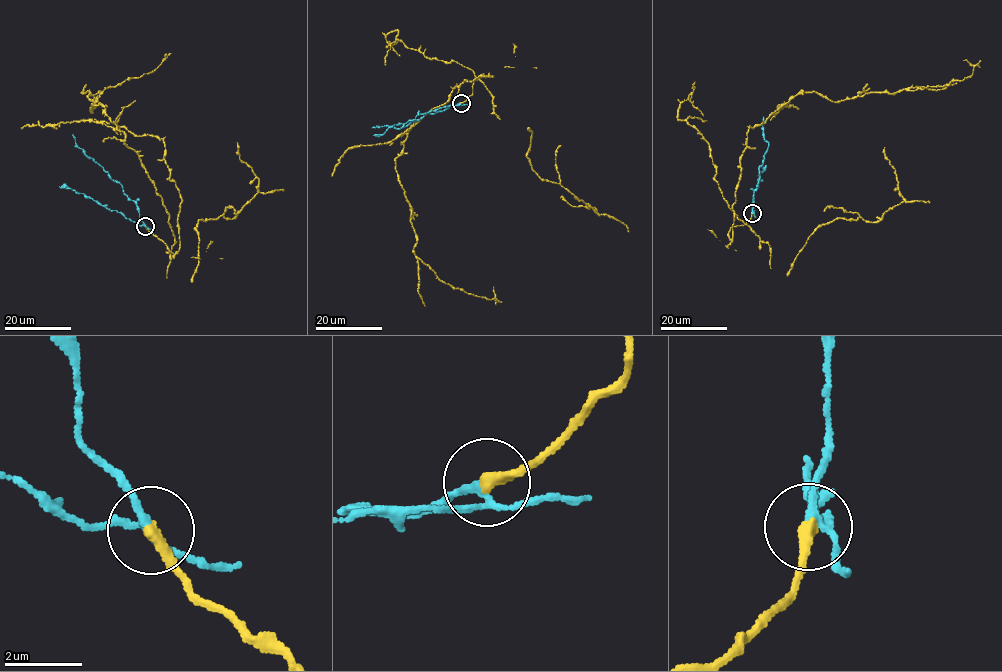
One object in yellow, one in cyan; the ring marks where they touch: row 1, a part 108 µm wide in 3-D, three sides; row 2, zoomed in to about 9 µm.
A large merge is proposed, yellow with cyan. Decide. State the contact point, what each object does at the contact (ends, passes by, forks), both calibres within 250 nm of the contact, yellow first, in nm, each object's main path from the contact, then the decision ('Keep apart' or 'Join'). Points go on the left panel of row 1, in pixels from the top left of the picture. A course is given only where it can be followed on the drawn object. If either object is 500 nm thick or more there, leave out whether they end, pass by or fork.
Place: (145, 226). At the ring yellow ends. At the ring cyan forks. Thickness 320 nm (yellow) against 170 nm. Course of yellow: (145, 226), (179, 250), (182, 199), (164, 142), (118, 127), (101, 105), (91, 112), (87, 97), (167, 55). Course of cyan: (145, 226), (139, 218), (138, 206), (123, 192), (121, 184), (89, 158), (72, 135). Keep apart

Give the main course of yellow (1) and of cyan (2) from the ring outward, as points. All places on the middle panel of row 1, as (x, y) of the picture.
1: (461, 103), (493, 76), (419, 120), (396, 170), (416, 255), (455, 288), (493, 299), (493, 287)
2: (461, 103), (449, 105), (433, 114), (426, 114), (400, 128), (385, 125), (371, 127)

